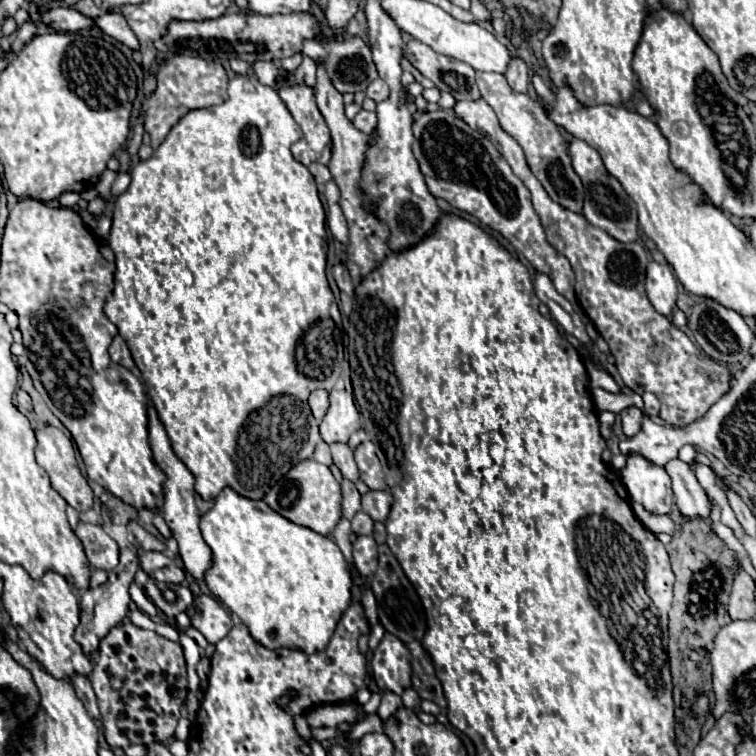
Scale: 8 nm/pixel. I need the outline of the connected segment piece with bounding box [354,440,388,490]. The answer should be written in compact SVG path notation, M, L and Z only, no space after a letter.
M362 442L356 452L354 452L358 470L360 470L360 480L370 488L370 490L388 490L386 482L384 482L384 472L380 466L378 456L374 454L374 444Z

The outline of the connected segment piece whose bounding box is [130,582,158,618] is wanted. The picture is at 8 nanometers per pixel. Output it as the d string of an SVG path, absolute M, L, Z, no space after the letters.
M136 582L130 584L130 596L132 596L132 600L136 602L136 606L138 606L144 614L148 614L150 618L156 618L156 616L158 616L158 608L148 600L148 596L144 594L144 590L138 588Z

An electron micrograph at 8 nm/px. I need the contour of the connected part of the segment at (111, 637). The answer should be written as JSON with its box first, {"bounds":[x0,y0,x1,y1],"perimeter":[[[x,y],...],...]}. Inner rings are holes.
{"bounds":[90,620,188,748],"perimeter":[[[124,620],[102,640],[90,680],[102,714],[104,738],[112,748],[166,742],[174,734],[180,706],[188,692],[186,662],[180,644]]]}

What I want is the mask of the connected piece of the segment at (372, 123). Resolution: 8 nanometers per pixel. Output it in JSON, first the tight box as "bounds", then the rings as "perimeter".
{"bounds":[352,110,376,134],"perimeter":[[[360,110],[356,114],[356,118],[352,120],[352,124],[364,132],[364,134],[370,134],[374,128],[376,128],[376,112],[366,112],[366,110]]]}

